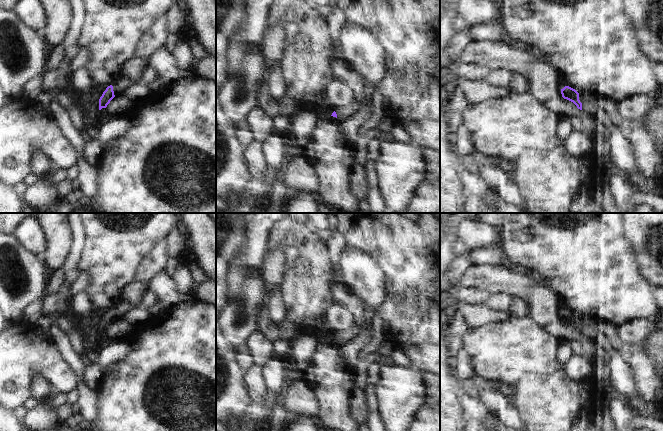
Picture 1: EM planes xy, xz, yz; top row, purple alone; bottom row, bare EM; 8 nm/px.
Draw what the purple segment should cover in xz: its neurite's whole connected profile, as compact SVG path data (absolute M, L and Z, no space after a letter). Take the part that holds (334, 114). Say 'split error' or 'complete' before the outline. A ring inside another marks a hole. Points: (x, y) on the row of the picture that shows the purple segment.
split error; M355 103L346 107L335 109L331 116L338 118L342 123L350 120L360 109L361 104Z

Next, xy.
split error; M123 76L120 77L113 85L108 86L103 92L102 96L99 99L99 110L106 108L115 96L124 93L134 84L136 83L131 79L127 79Z

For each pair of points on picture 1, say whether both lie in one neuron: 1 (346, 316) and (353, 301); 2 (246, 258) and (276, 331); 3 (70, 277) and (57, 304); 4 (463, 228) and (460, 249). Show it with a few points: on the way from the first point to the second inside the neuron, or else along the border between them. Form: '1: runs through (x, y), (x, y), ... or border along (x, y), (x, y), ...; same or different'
1: border along (336, 302), (352, 312), (356, 325); different
2: border along (260, 317), (259, 330); different
3: border along (58, 292), (63, 297), (68, 294); different
4: border along (458, 239), (471, 246); different

